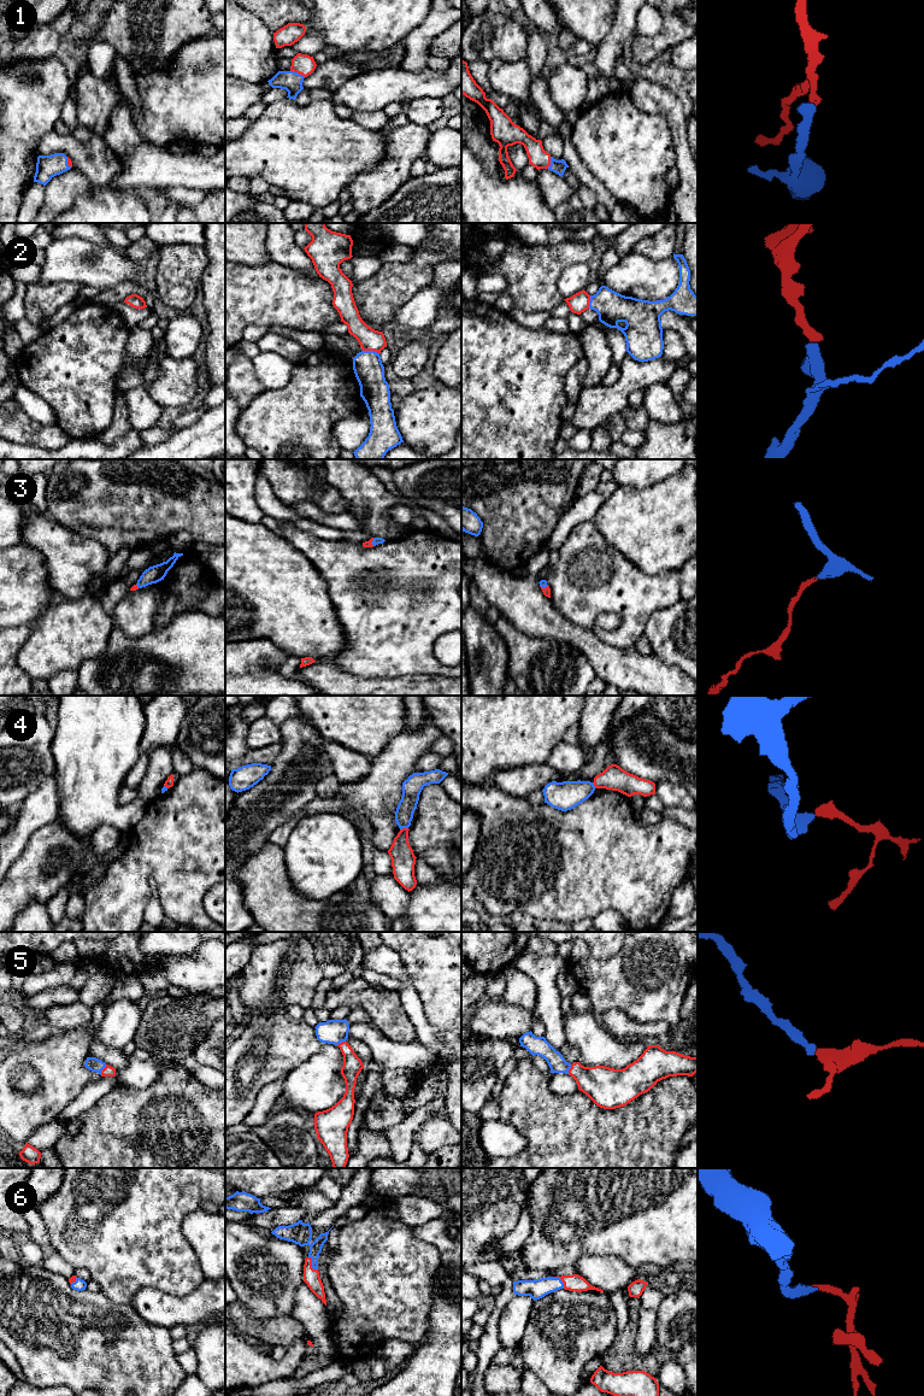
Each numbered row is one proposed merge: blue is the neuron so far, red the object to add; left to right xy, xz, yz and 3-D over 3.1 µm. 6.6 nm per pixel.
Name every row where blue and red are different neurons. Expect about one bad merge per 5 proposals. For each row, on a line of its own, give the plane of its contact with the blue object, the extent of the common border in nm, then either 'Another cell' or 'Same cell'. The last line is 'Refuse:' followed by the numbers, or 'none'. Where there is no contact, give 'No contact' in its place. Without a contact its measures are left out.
1: Touches blue in xz. Shared border 110 nm. Same cell
2: Touches blue in xz. Shared border 110 nm. Same cell
3: Touches blue in xz. Shared border 60 nm. Same cell
4: Touches blue in xz. Shared border 60 nm. Another cell
5: Touches blue in xy. Shared border 80 nm. Same cell
6: Touches blue in xz. Shared border 110 nm. Same cell
Refuse: 4

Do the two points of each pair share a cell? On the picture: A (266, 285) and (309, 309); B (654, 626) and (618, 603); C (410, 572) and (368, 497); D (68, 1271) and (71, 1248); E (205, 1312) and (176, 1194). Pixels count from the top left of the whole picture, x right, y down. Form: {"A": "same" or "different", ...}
{"A": "same", "B": "different", "C": "different", "D": "different", "E": "different"}

